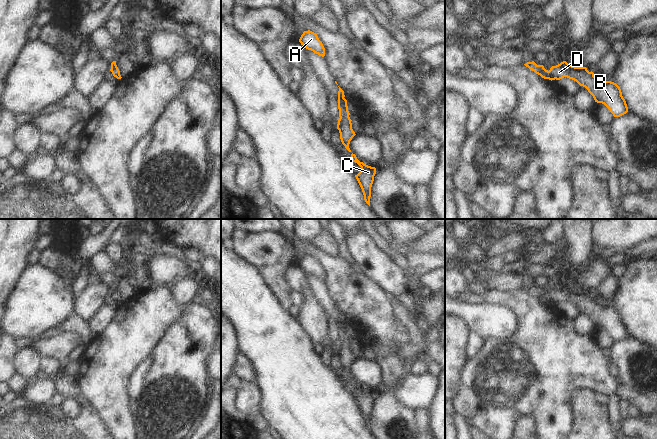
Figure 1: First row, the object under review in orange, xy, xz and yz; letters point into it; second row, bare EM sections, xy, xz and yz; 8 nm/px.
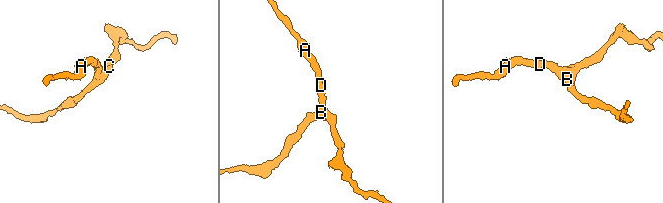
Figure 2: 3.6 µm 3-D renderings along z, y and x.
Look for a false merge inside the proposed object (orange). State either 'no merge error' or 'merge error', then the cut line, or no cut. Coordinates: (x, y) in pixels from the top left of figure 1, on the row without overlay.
no merge error; cut none

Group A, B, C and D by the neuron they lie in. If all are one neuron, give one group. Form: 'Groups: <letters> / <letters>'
Groups: A B C D.

